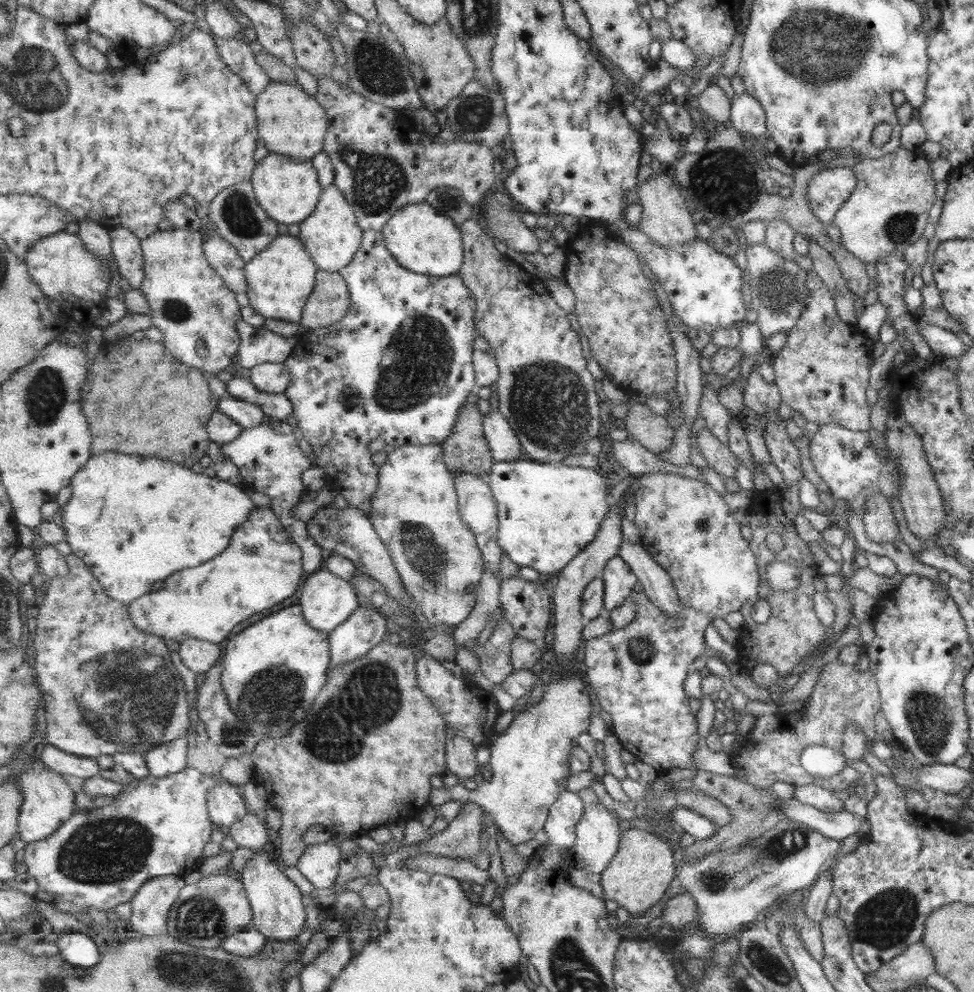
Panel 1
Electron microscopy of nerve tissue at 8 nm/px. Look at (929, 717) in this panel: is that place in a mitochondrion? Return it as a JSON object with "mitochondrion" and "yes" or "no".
{"mitochondrion":"yes"}

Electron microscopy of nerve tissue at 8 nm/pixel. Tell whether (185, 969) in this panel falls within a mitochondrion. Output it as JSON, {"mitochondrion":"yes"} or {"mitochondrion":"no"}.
{"mitochondrion":"yes"}

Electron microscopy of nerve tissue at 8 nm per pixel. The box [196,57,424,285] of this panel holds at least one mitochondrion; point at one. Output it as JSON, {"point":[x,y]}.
{"point":[378,181]}

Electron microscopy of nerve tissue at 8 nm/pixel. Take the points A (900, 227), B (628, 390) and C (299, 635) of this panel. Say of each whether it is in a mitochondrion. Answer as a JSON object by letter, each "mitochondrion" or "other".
{"A":"mitochondrion","B":"other","C":"other"}

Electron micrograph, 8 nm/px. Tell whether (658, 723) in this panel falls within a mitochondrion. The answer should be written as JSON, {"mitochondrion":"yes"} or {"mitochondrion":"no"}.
{"mitochondrion":"no"}

